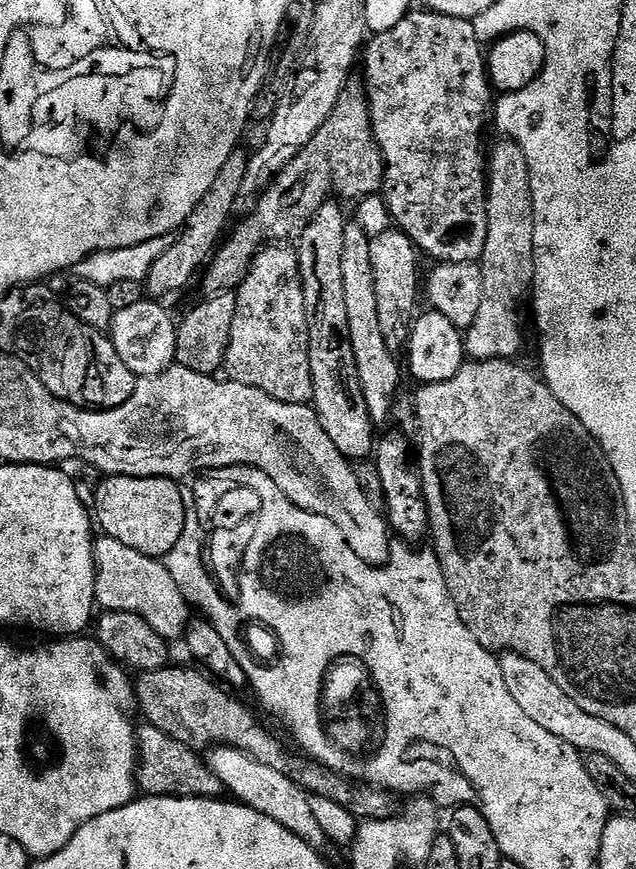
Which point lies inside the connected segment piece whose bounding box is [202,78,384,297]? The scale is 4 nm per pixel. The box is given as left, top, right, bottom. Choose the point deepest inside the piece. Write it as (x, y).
(342, 157)

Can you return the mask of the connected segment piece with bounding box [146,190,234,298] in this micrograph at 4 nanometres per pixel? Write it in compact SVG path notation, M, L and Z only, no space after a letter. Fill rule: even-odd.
M213 191L206 198L202 198L200 205L189 216L185 234L181 240L173 239L169 243L166 254L159 256L150 266L150 274L146 281L146 292L152 298L164 298L167 292L176 292L184 288L192 279L197 279L198 273L209 263L213 255L211 240L228 224L228 212L220 204L231 205L234 200L233 193Z

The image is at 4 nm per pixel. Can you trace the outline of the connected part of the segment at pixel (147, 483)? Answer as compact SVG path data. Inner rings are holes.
M105 475L103 479L95 485L94 491L96 491L96 512L94 508L94 520L98 525L99 531L103 535L114 538L118 542L122 542L122 546L130 546L130 550L138 550L138 554L146 554L147 556L154 556L157 558L168 558L172 551L177 547L181 547L184 539L184 527L188 521L188 514L190 511L189 505L184 505L184 496L186 500L186 492L180 489L181 485L175 480L167 480L165 476L110 476Z

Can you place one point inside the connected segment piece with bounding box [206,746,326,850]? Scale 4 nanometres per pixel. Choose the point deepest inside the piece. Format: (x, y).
(260, 787)

